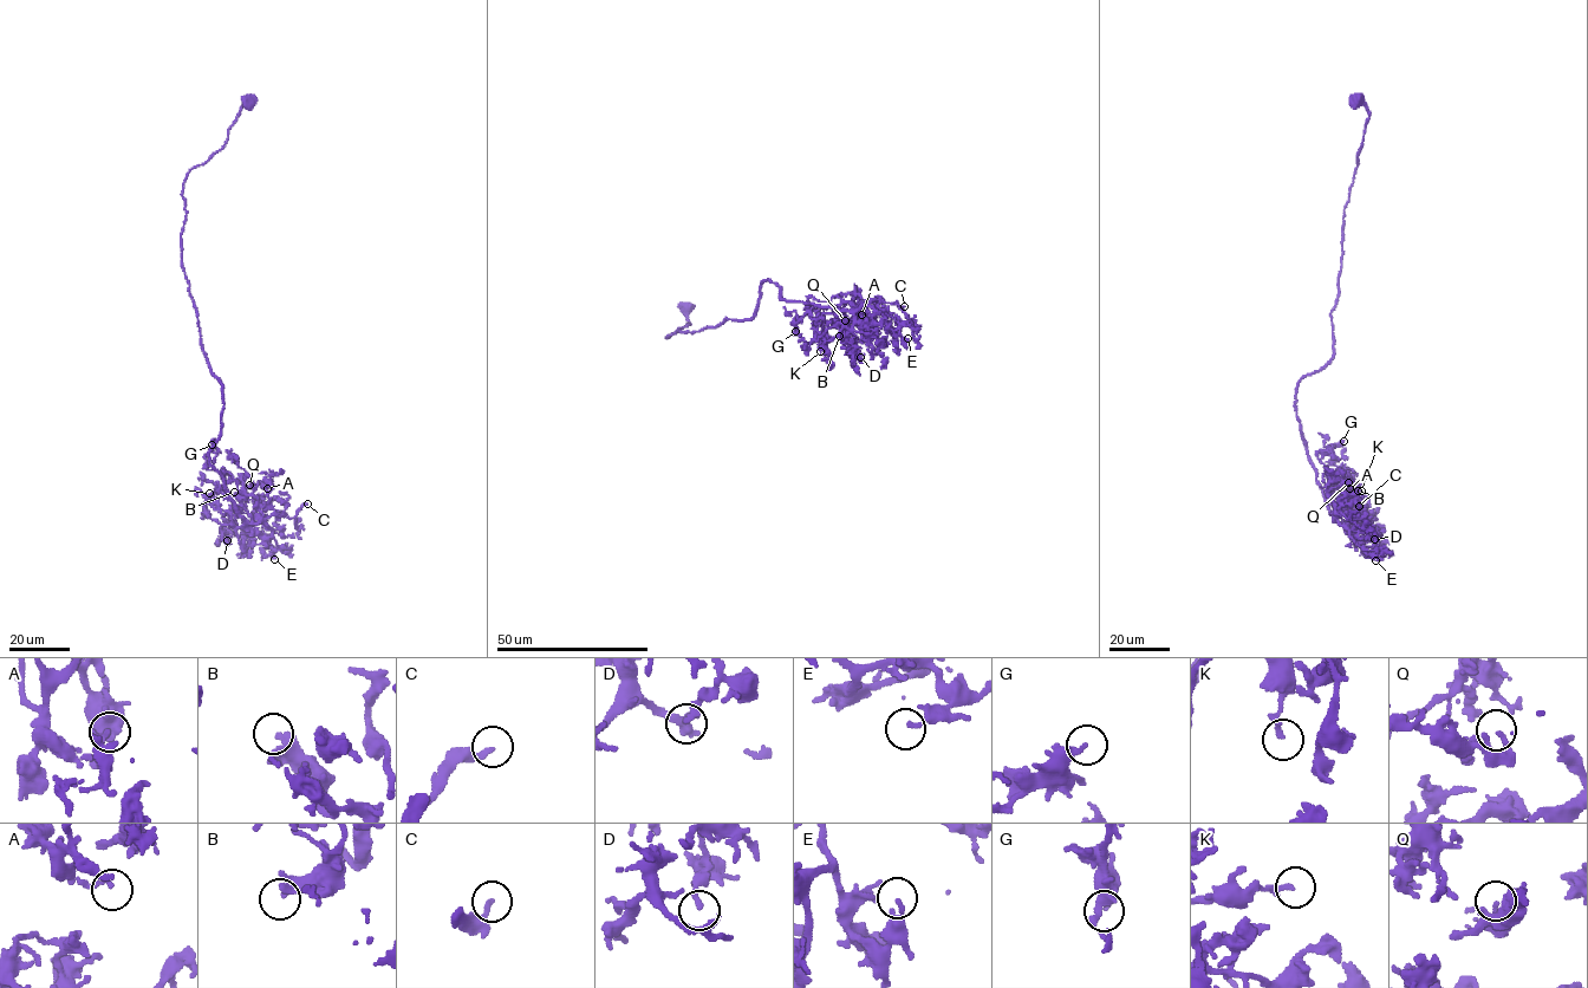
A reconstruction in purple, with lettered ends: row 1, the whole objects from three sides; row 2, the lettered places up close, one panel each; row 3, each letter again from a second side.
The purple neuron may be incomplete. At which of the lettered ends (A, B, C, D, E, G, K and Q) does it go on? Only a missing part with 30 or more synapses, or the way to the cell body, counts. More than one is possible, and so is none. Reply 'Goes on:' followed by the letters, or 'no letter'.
Goes on: no letter

